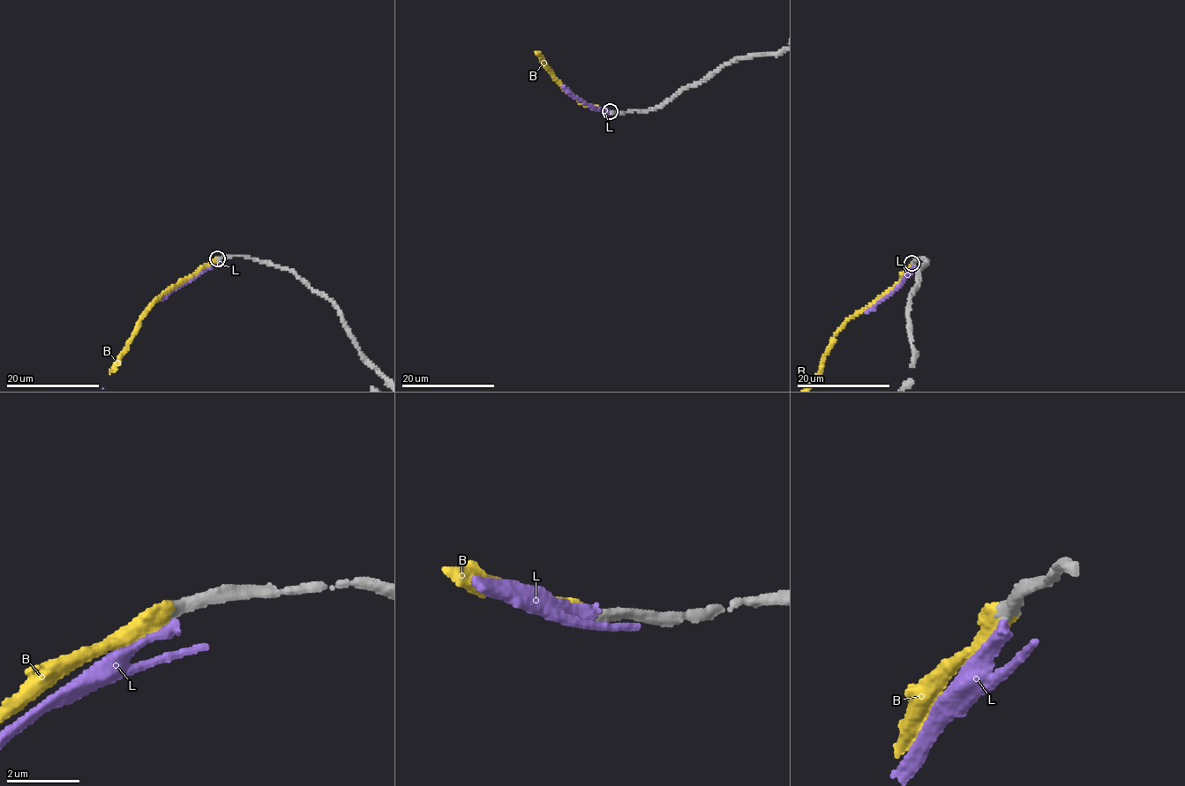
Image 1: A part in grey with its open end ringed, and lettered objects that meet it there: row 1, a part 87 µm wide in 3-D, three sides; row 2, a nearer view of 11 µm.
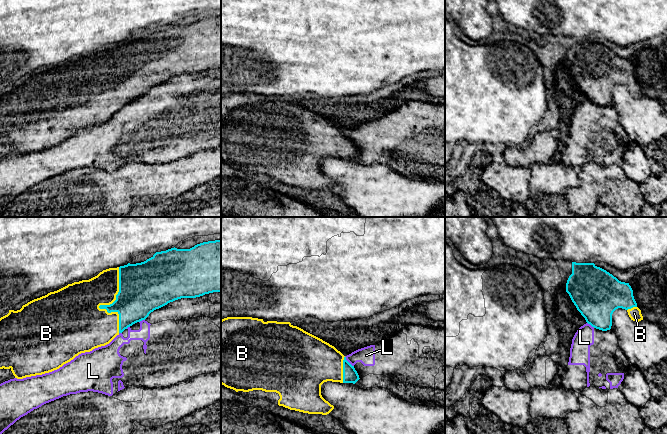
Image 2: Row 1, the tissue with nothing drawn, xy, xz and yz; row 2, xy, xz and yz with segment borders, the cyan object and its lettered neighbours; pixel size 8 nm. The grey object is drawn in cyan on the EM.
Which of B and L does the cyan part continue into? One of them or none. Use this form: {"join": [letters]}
{"join": ["B"]}

